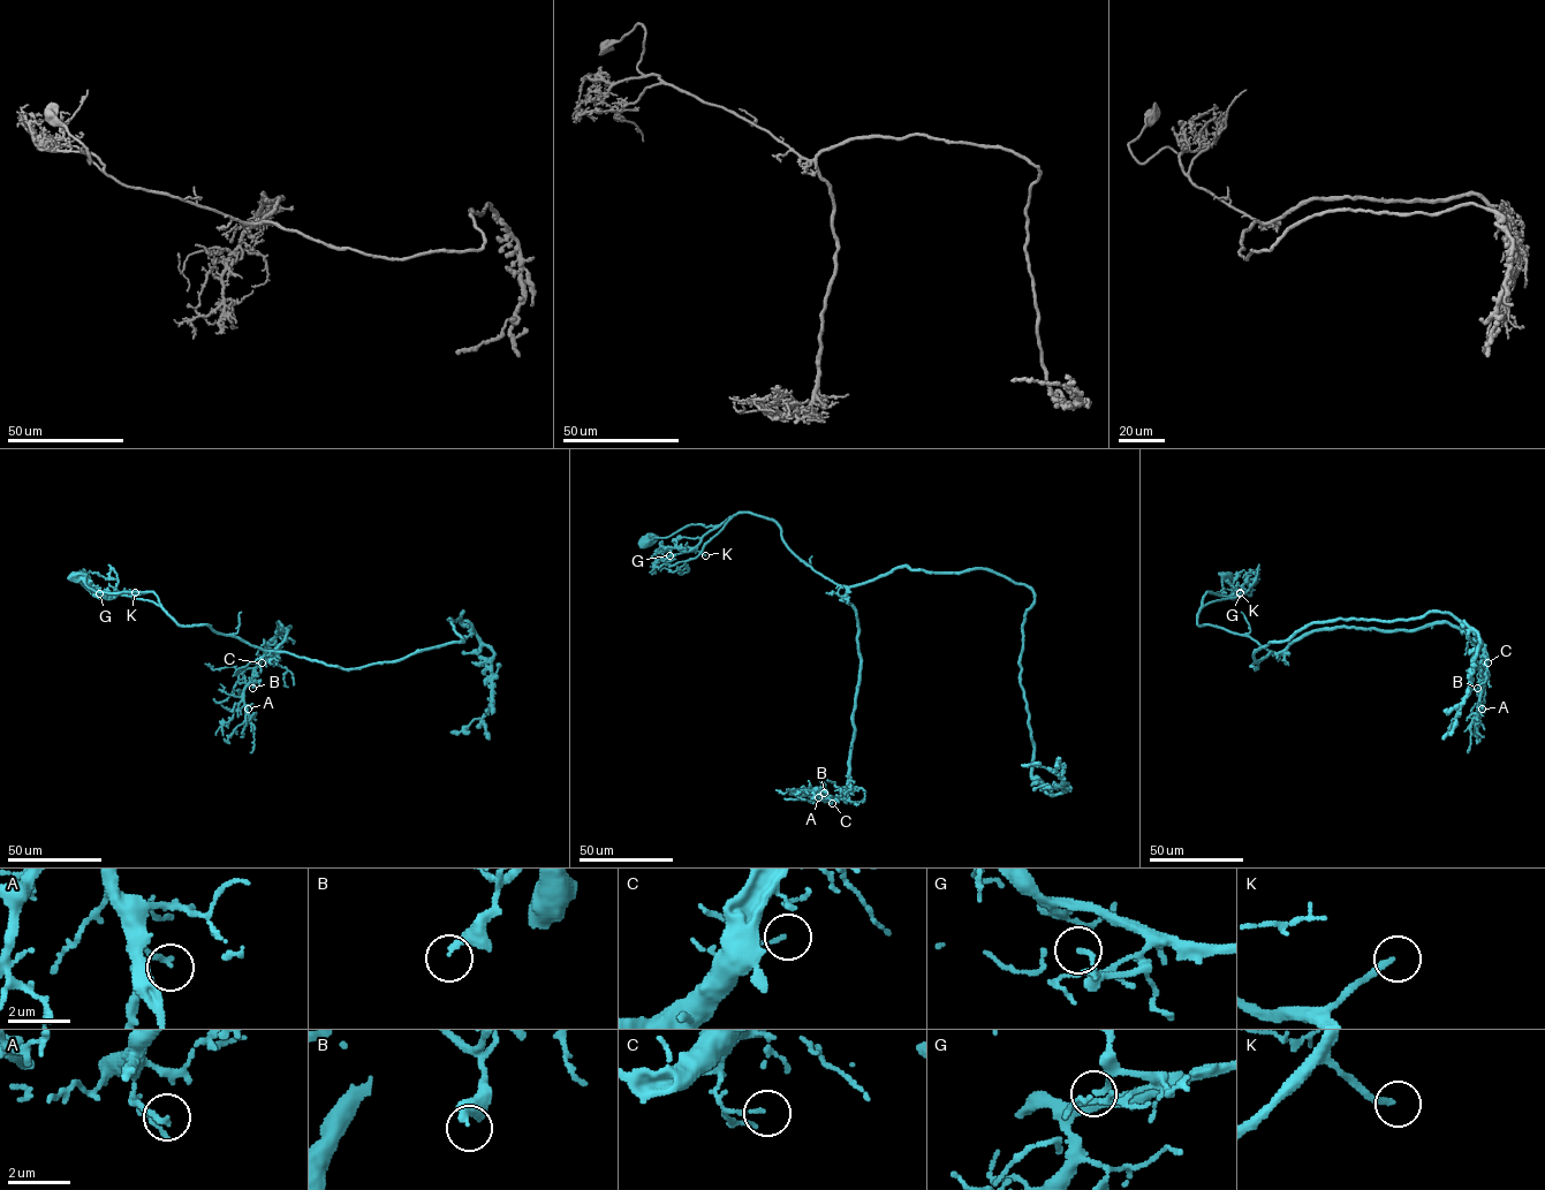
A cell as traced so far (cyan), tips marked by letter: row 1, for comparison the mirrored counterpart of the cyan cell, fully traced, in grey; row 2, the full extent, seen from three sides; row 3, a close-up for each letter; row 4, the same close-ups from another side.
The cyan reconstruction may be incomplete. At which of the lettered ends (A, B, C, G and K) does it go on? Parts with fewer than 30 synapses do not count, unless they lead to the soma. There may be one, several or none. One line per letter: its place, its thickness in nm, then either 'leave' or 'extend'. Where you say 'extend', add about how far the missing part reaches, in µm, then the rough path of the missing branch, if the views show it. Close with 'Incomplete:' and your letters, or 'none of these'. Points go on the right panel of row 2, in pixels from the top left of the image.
A: at (1482, 709); 180 nm thick; leave
B: at (1477, 688); 240 nm thick; leave
C: at (1487, 662); 100 nm thick; leave
G: at (1240, 593); 140 nm thick; leave
K: at (1240, 592); 190 nm thick; extend; about 50 µm are missing; missing branch runs (1240, 592), (1259, 556), (1274, 540)
Incomplete: K

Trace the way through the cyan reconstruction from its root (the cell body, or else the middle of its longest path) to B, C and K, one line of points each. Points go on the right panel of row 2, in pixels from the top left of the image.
B: (1228, 576), (1203, 597), (1198, 626), (1281, 652), (1316, 630), (1449, 622), (1482, 643), (1477, 688)
C: (1228, 576), (1203, 597), (1197, 624), (1274, 652), (1316, 630), (1449, 622), (1478, 639), (1487, 662)
K: (1228, 576), (1222, 582), (1221, 591), (1208, 591), (1203, 604), (1240, 592)

